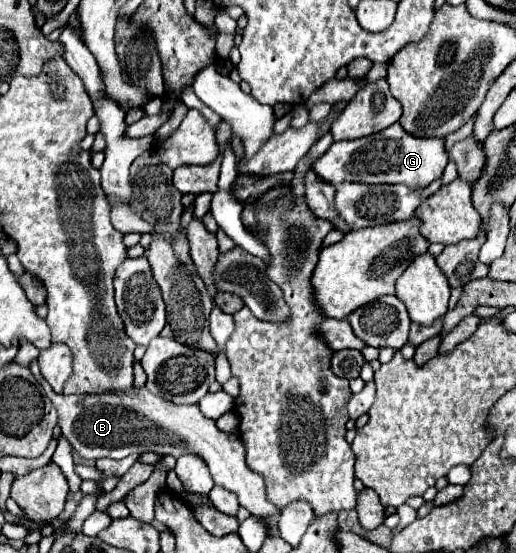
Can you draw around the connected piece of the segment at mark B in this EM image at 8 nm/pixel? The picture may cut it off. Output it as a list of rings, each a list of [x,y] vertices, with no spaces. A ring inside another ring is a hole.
[[[146,387],[128,389],[128,393],[102,393],[102,395],[50,395],[60,419],[58,425],[62,435],[84,459],[112,457],[122,459],[130,453],[158,453],[180,457],[194,453],[202,457],[210,469],[210,475],[216,485],[238,495],[238,501],[252,517],[258,517],[266,523],[270,537],[280,537],[278,519],[280,509],[266,499],[264,481],[246,465],[246,449],[238,433],[222,433],[212,419],[206,419],[198,405],[174,405],[154,397]]]

